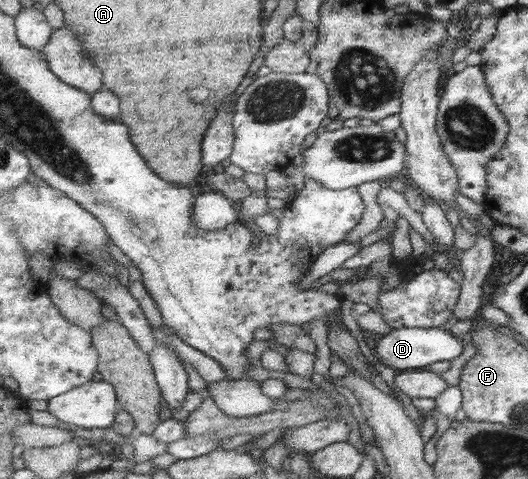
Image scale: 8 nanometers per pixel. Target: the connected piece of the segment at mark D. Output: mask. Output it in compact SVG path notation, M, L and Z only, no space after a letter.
M399 328L392 329L376 342L374 361L381 362L390 367L392 371L413 371L428 369L434 362L455 360L463 354L464 340L451 335L450 330L441 328Z

